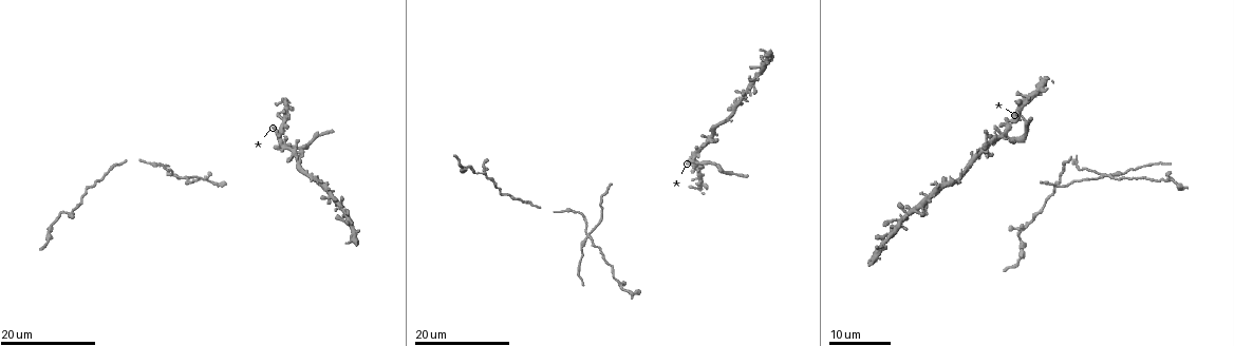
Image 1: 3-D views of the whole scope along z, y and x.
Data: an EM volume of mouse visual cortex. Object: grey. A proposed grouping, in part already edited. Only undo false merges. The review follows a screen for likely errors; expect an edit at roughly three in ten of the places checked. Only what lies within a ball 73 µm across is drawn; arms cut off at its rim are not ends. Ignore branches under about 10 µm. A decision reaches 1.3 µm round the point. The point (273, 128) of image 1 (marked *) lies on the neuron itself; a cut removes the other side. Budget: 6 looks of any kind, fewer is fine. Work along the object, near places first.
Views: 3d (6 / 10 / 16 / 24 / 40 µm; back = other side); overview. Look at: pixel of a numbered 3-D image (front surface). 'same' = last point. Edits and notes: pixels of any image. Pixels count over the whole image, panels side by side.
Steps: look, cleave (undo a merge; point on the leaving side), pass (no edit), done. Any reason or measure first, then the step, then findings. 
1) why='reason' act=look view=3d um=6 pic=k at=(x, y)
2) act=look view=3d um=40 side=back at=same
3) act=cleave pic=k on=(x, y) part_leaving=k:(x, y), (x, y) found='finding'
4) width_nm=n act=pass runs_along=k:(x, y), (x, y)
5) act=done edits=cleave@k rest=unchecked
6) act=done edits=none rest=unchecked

why='thick turns thin' act=look view=3d um=24 pic=1 at=(148, 164)

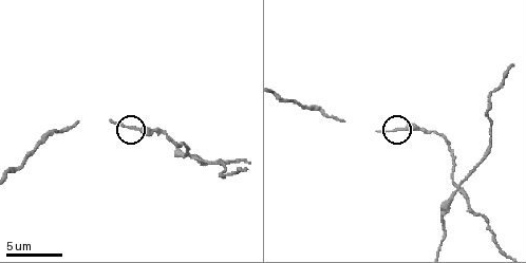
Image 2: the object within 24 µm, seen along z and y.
act=look view=3d um=10 pic=2 at=(398, 130)

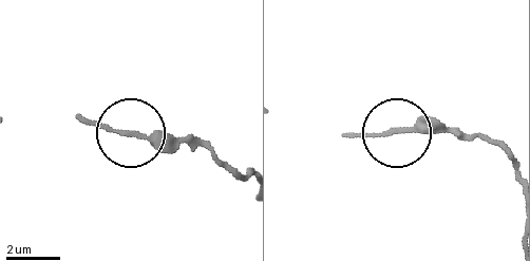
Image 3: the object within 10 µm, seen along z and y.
act=look view=3d um=6 pic=3 at=(399, 131)

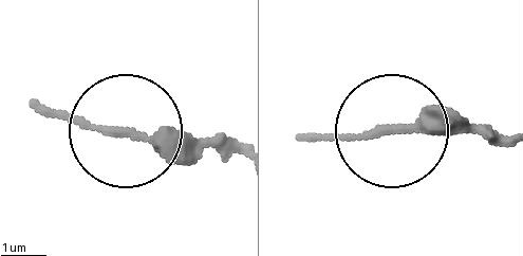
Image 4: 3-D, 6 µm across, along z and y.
width_nm=200 act=pass runs_along=4:(504, 134), (394, 134) found='continuous, no second neuron'

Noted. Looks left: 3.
why='four-way junction' act=look view=3d um=10 pic=2 at=(457, 189)

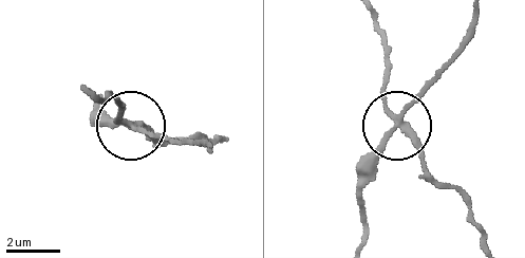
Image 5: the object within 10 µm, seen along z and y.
act=cleave pic=5 on=(426, 91) part_leaving=5:(399, 117), (454, 52), (474, 11) found='two neurons meet here'

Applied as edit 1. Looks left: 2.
act=done edits=cleave@5 rest=unchecked

